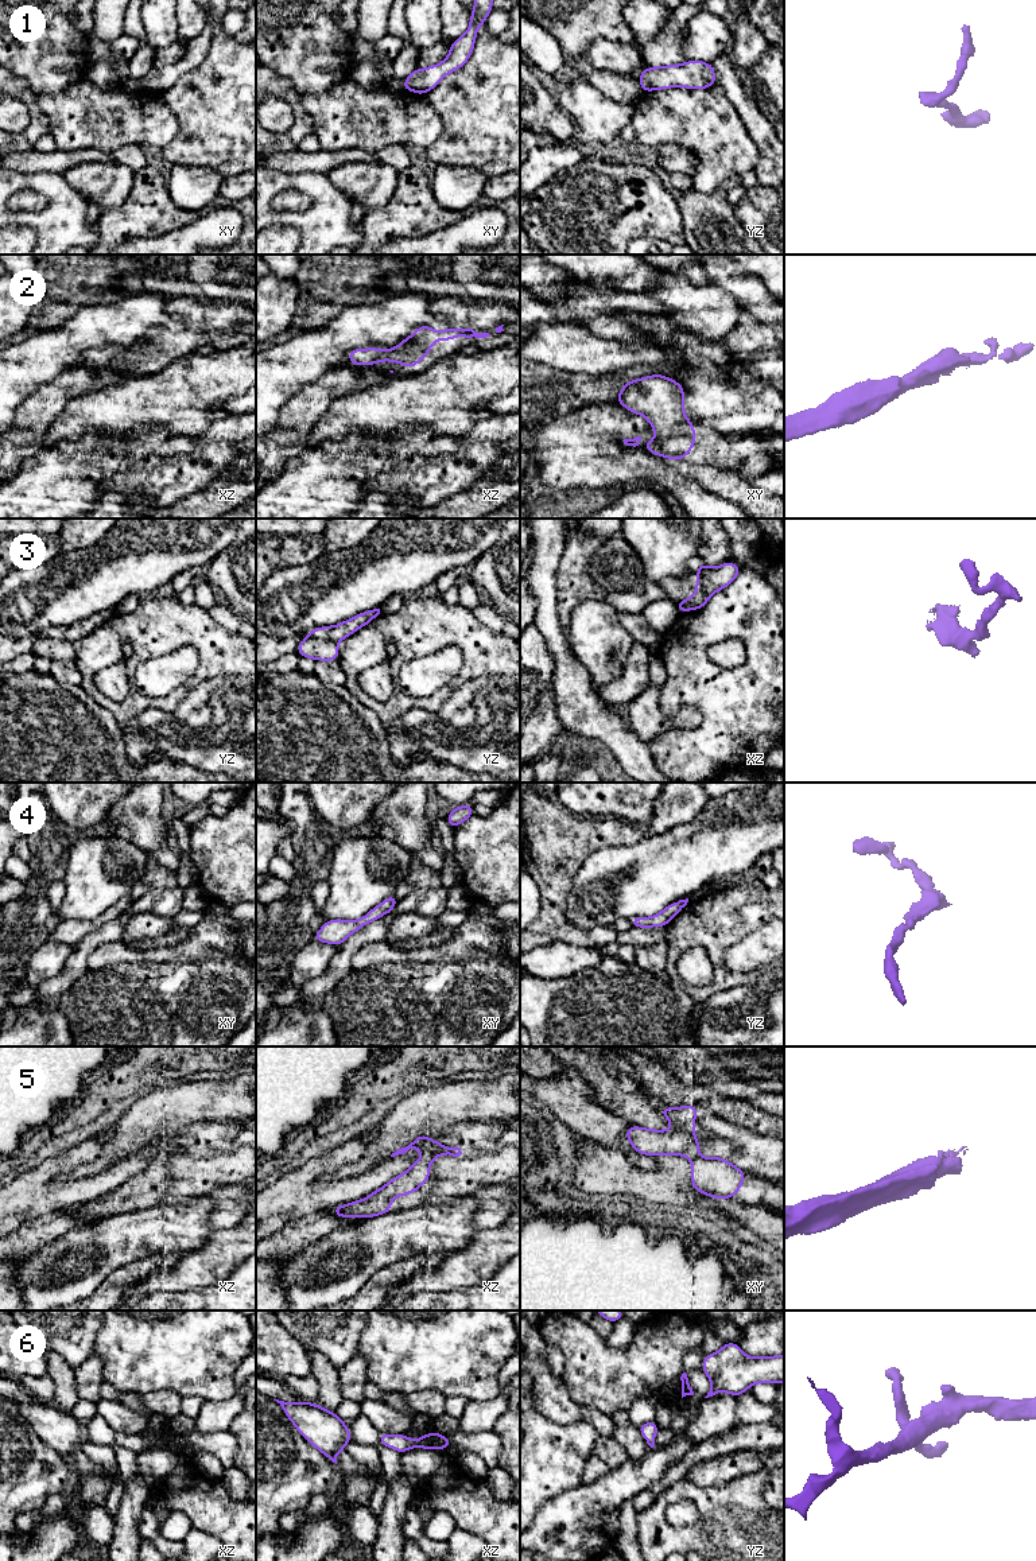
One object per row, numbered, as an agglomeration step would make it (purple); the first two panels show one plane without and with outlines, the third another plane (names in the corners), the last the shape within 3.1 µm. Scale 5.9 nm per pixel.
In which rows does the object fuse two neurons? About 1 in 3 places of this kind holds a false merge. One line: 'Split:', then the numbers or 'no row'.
Split: 3, 5

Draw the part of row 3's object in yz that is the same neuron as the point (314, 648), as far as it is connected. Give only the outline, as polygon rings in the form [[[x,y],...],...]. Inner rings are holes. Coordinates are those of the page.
[[[309,636],[299,642],[296,652],[300,657],[310,657],[317,661],[331,661],[339,659],[337,642]]]

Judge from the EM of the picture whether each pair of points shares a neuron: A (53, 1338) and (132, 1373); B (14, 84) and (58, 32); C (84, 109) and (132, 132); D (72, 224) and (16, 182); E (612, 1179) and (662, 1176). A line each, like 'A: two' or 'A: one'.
A: two
B: two
C: one
D: one
E: one

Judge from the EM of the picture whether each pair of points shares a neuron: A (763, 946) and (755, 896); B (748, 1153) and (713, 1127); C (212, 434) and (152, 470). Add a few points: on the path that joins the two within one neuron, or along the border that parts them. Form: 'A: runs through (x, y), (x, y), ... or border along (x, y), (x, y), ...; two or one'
A: border along (769, 920), (733, 944); two
B: runs through (741, 1145), (722, 1132); one
C: runs through (200, 450), (181, 469), (169, 470); one

